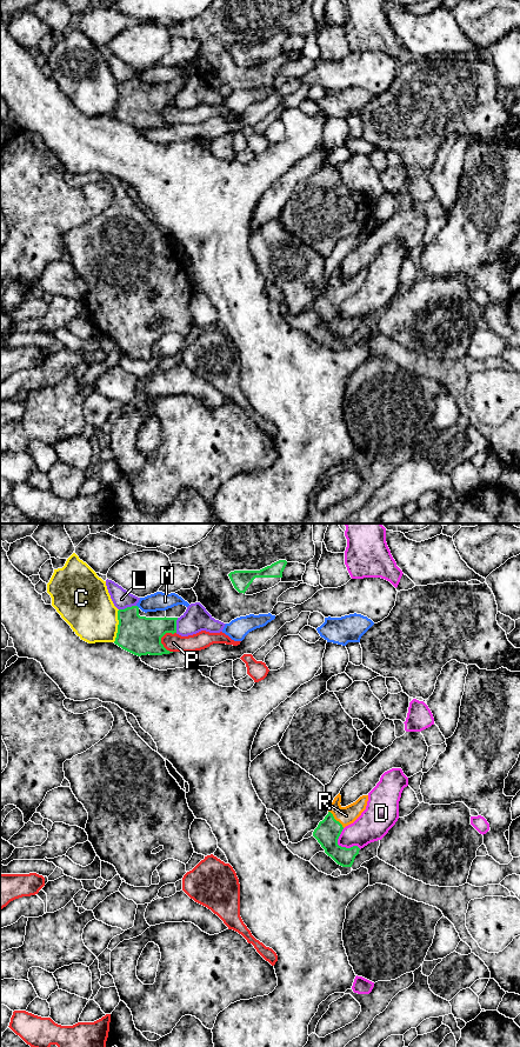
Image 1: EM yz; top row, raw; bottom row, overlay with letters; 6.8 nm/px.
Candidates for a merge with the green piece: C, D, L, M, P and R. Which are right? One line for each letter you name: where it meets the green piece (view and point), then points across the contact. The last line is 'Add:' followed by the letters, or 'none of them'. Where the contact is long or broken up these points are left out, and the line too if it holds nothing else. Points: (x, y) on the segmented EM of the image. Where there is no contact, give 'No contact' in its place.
R: Touches green at yz (334, 819). Path across: yz (328, 831), (334, 819), (346, 815)
Add: R

